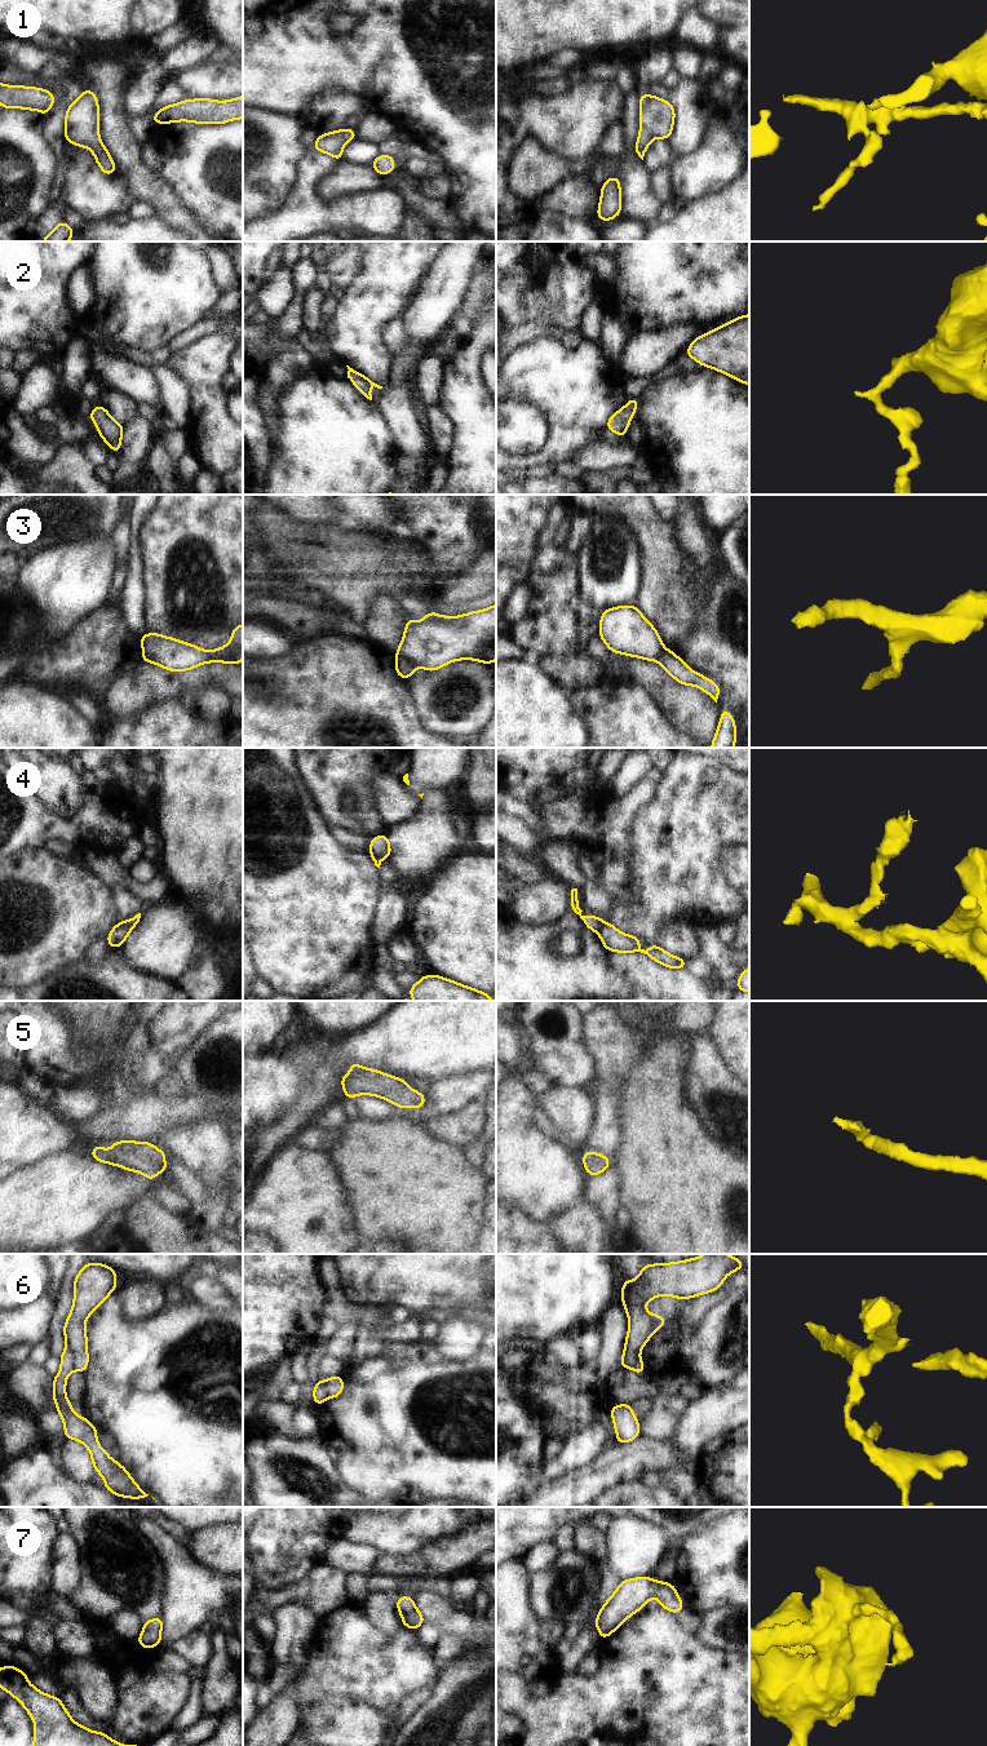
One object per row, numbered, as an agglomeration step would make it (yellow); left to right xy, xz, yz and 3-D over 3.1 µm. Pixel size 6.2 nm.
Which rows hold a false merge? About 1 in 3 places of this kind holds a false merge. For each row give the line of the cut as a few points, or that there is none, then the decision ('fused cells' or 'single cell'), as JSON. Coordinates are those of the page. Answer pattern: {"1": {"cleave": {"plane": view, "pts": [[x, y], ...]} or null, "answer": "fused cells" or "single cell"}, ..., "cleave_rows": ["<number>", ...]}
{"1": {"cleave": null, "answer": "single cell"}, "2": {"cleave": null, "answer": "single cell"}, "3": {"cleave": {"plane": "xz", "pts": [[397, 655], [407, 659], [415, 667]]}, "answer": "fused cells"}, "4": {"cleave": {"plane": "xy", "pts": [[119, 922], [131, 930]]}, "answer": "fused cells"}, "5": {"cleave": null, "answer": "single cell"}, "6": {"cleave": {"plane": "xy", "pts": [[66, 1345], [72, 1355], [74, 1369]]}, "answer": "fused cells"}, "7": {"cleave": null, "answer": "single cell"}, "cleave_rows": ["3", "4", "6"]}

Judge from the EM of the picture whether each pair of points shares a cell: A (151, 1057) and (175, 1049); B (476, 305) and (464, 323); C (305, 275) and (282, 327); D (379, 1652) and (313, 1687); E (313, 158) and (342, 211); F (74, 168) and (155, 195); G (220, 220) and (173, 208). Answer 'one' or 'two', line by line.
A: two
B: two
C: one
D: one
E: one
F: two
G: two

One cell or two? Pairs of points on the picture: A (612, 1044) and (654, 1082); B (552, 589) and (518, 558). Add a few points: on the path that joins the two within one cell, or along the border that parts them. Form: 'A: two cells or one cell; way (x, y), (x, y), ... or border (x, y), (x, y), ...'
A: two cells; border (645, 1036), (646, 1053), (631, 1068), (620, 1091)
B: two cells; border (538, 540), (532, 572), (526, 581)

